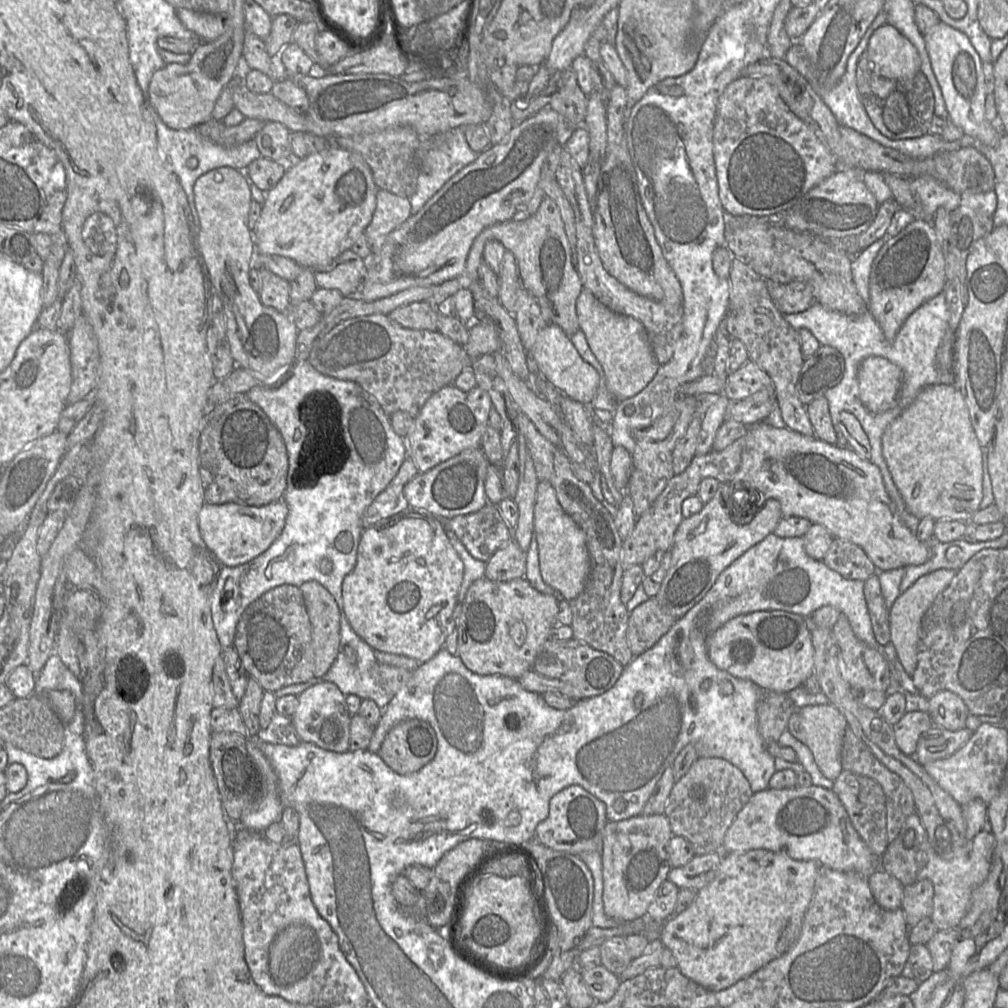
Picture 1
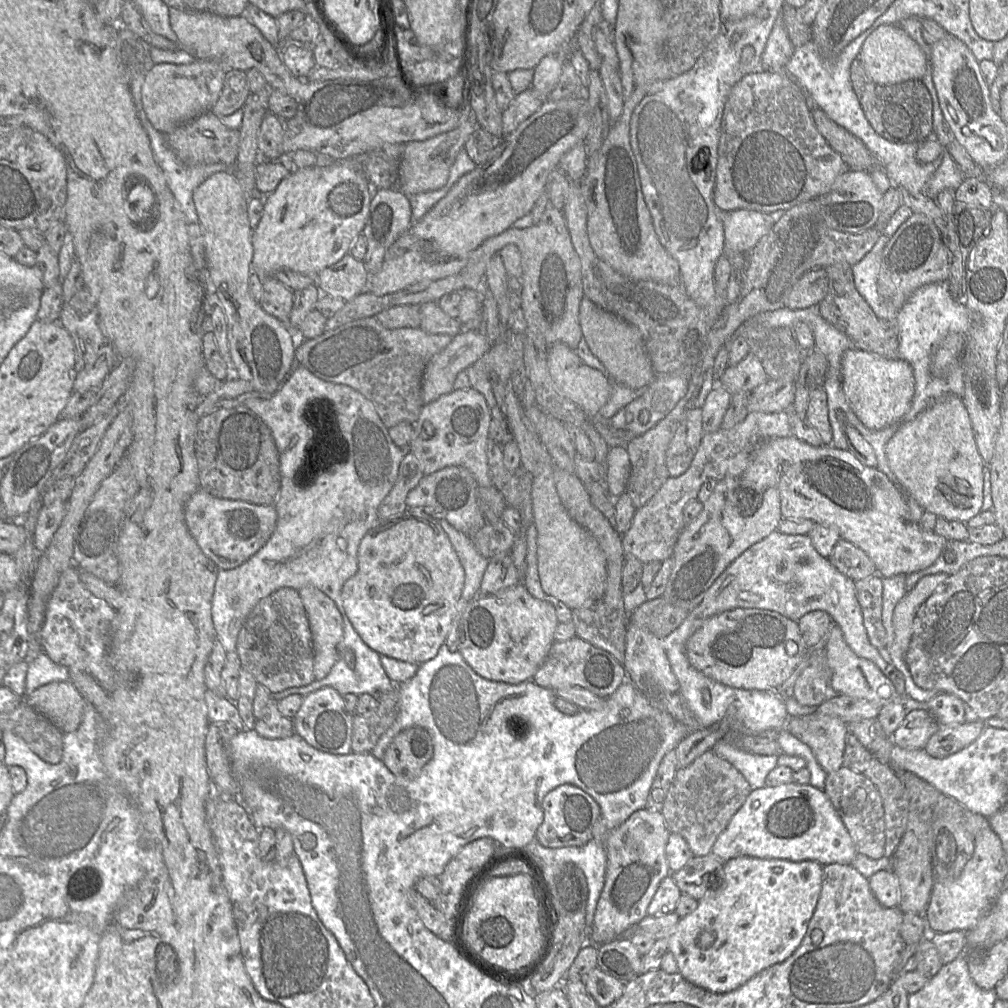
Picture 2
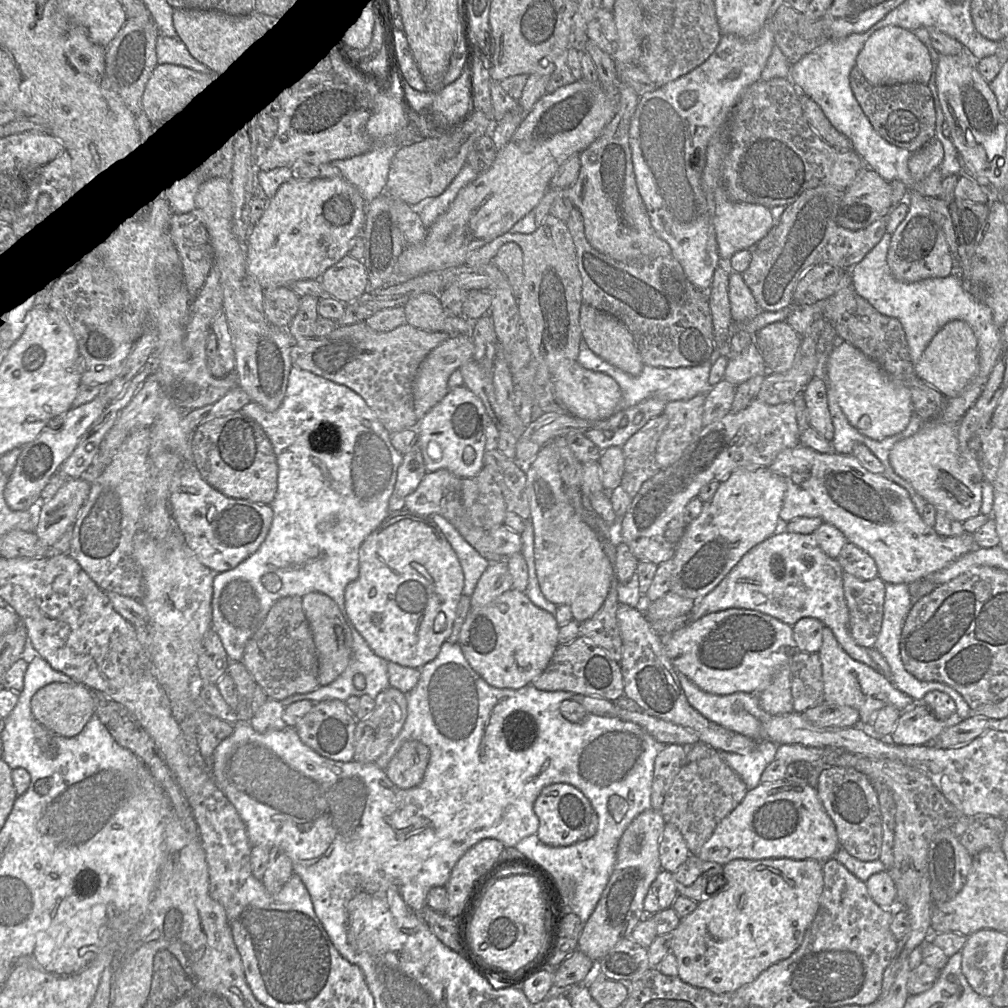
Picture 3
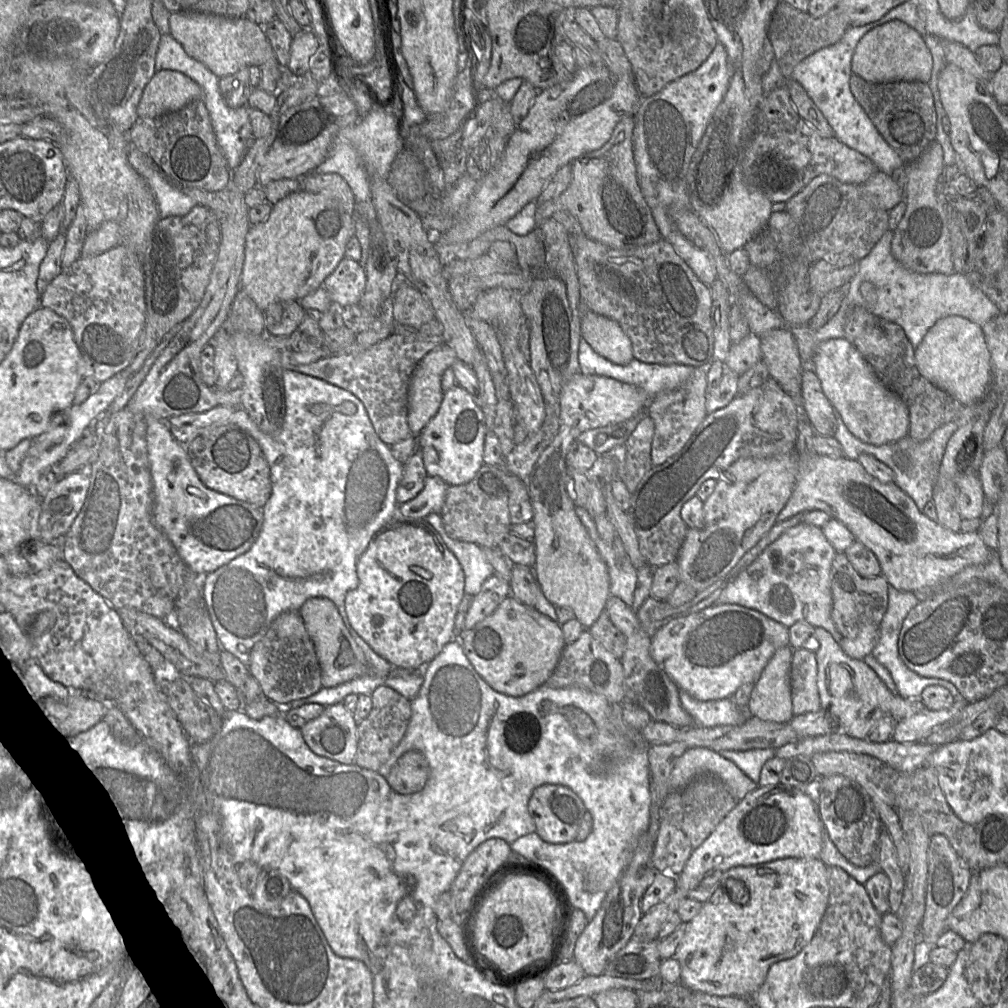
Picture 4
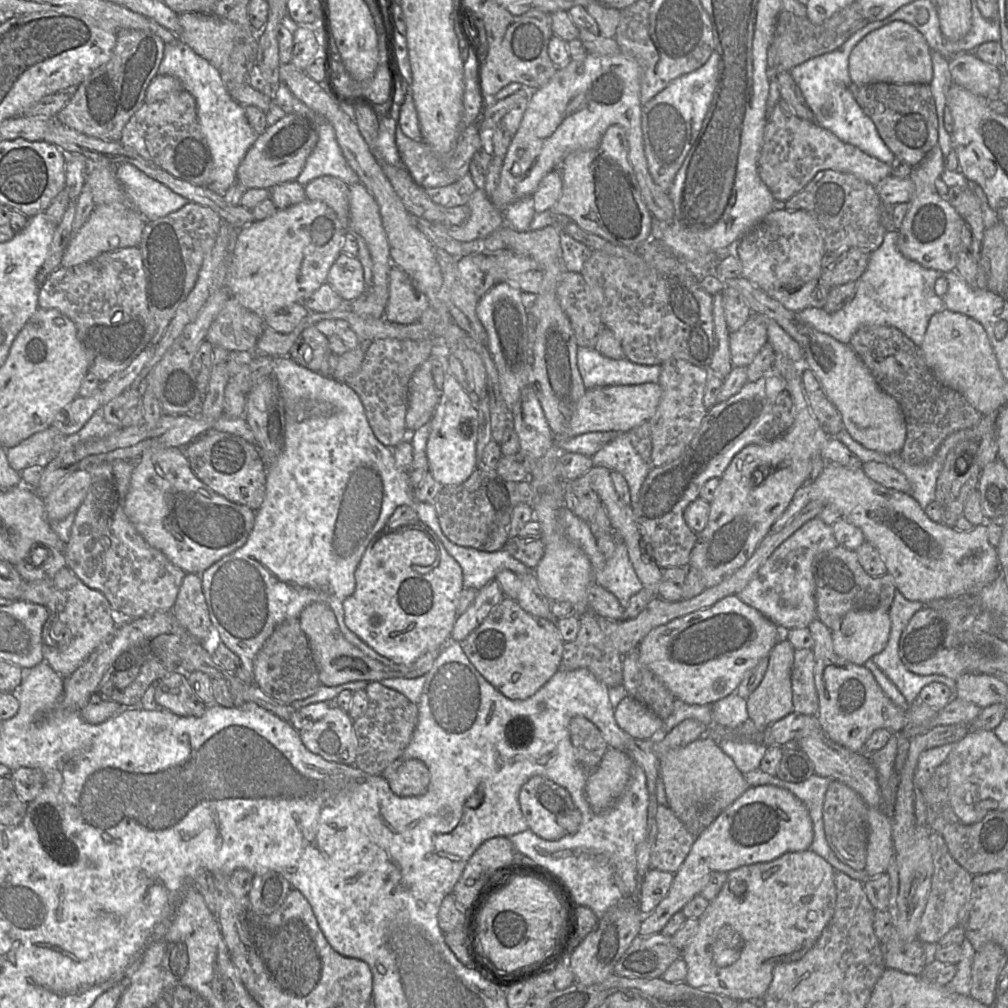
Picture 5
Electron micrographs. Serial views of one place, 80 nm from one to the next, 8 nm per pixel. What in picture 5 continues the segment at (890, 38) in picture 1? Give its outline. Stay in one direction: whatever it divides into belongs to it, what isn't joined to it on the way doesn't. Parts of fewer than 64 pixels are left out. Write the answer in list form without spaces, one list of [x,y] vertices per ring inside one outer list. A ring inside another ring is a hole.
[[[904,21],[891,22],[866,35],[849,57],[849,75],[853,83],[866,85],[928,84],[932,80],[931,49],[923,35]]]

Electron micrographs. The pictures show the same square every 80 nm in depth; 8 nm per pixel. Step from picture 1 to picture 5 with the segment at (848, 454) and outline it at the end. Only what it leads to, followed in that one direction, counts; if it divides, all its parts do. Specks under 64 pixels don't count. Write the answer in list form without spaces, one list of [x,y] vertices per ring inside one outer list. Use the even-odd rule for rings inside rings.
[[[827,462],[818,476],[818,478],[810,485],[801,486],[794,494],[791,503],[788,508],[784,511],[784,513],[772,524],[770,528],[770,533],[776,533],[780,531],[800,510],[802,510],[809,502],[811,501],[820,501],[825,506],[833,506],[835,507],[841,514],[841,518],[849,522],[850,524],[858,527],[864,537],[865,541],[870,543],[881,555],[886,568],[887,573],[889,573],[894,580],[895,587],[901,594],[910,601],[919,601],[922,603],[928,603],[930,601],[939,600],[939,599],[947,599],[947,598],[955,598],[964,594],[972,594],[980,591],[994,580],[998,578],[1001,573],[1001,566],[997,554],[997,548],[992,546],[988,541],[988,532],[986,523],[982,523],[978,526],[975,526],[973,529],[968,531],[958,531],[952,527],[949,527],[943,523],[937,523],[929,519],[929,517],[925,514],[924,510],[920,507],[919,503],[908,493],[899,492],[894,489],[886,488],[881,484],[870,479],[862,468],[848,468],[837,463]]]

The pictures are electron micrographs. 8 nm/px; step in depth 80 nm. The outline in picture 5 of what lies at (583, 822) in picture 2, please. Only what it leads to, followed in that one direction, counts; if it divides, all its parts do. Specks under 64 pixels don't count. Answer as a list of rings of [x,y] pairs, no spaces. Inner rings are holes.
[[[533,776],[519,791],[519,805],[529,829],[544,840],[568,835],[561,821],[577,808],[569,792],[544,776]]]

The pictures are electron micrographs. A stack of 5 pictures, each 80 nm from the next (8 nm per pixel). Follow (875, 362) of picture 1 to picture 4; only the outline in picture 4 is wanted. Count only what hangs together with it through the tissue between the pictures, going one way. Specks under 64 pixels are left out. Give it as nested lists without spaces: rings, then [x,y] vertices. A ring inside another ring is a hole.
[[[837,338],[819,343],[810,367],[819,378],[823,393],[853,436],[864,443],[881,446],[908,435],[910,420],[907,405],[879,380],[848,340]]]

